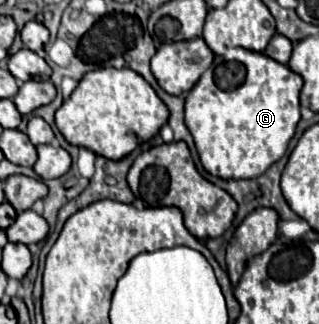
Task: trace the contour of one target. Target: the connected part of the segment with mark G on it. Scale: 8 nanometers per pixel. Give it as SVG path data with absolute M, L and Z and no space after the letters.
M243 47L233 49L233 53L233 57L217 55L213 65L189 91L185 97L185 123L195 139L201 165L211 175L221 179L253 179L265 173L285 155L289 141L295 135L295 127L301 119L299 93L303 87L303 77L265 53L255 53Z

